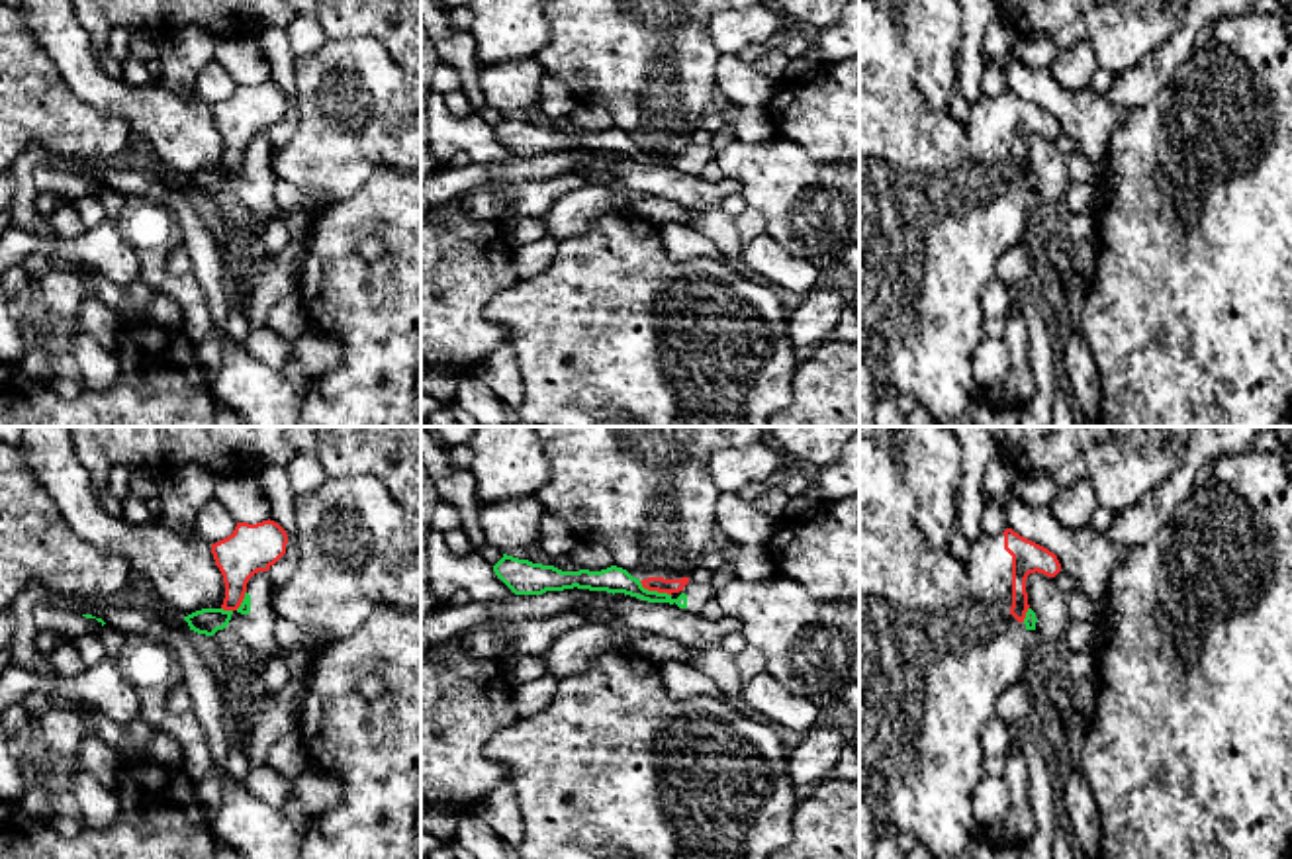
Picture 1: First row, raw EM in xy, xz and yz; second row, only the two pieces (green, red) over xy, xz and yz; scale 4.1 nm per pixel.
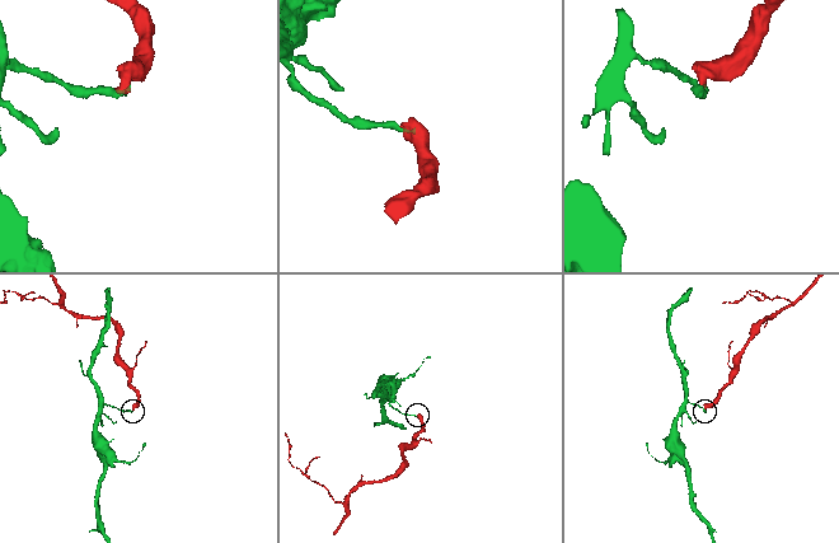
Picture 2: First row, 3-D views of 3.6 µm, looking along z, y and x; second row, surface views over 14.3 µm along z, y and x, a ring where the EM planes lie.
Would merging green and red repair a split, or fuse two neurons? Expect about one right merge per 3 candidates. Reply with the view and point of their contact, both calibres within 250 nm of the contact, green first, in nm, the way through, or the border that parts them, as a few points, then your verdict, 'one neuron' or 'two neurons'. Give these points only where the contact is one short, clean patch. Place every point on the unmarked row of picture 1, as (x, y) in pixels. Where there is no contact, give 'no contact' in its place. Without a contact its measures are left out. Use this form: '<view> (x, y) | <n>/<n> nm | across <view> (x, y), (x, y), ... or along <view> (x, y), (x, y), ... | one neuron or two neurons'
xz (654, 153) | 110/60 nm | along xz (639, 143), (648, 151), (670, 157) | two neurons

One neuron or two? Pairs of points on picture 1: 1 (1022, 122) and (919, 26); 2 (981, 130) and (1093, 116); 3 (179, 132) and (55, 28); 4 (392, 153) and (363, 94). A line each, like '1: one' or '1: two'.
1: two
2: two
3: one
4: one

